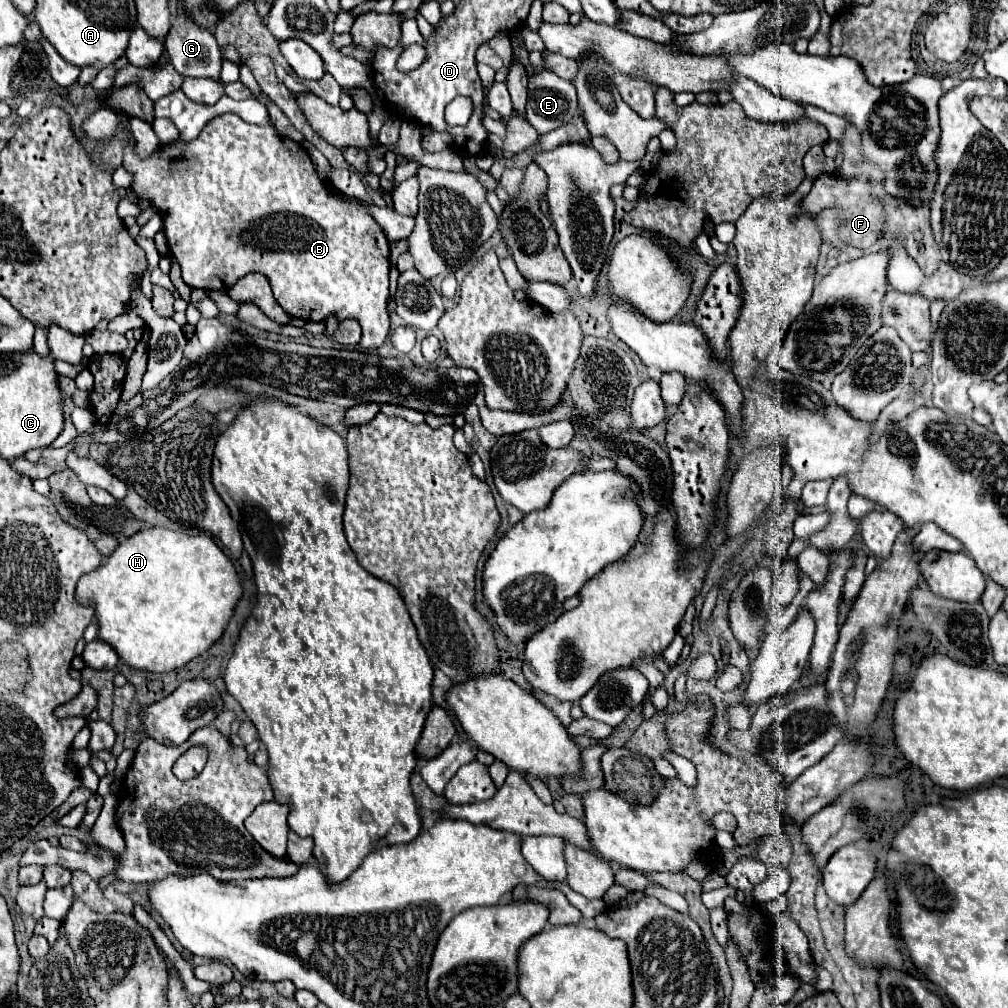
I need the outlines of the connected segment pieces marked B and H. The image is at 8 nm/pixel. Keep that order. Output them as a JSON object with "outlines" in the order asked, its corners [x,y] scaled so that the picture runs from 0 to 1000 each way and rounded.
{"outlines":[[[[220,113],[220,115],[214,115],[212,119],[208,119],[192,141],[179,141],[179,139],[176,139],[171,141],[171,143],[163,143],[162,148],[158,147],[145,159],[139,159],[137,155],[133,155],[134,143],[131,138],[125,144],[123,163],[121,165],[127,171],[131,171],[133,188],[141,194],[141,198],[147,198],[161,212],[163,228],[165,228],[165,234],[167,234],[167,244],[169,244],[169,252],[177,258],[177,262],[181,266],[181,278],[188,286],[226,288],[240,274],[248,272],[248,270],[258,270],[258,272],[262,272],[268,278],[268,284],[270,284],[274,300],[288,313],[294,313],[294,315],[300,315],[300,317],[306,317],[306,319],[321,319],[325,313],[333,313],[337,319],[349,315],[359,325],[359,341],[363,341],[363,345],[379,343],[379,339],[385,335],[385,327],[387,327],[387,315],[385,315],[385,308],[383,308],[385,270],[387,270],[385,236],[377,228],[375,220],[365,212],[365,208],[361,206],[359,200],[345,200],[345,198],[339,198],[337,192],[331,192],[331,194],[327,192],[327,188],[323,187],[323,181],[315,175],[315,171],[313,171],[313,167],[312,167],[312,163],[308,159],[308,153],[296,141],[278,135],[278,131],[272,127],[272,123],[268,119],[256,125],[256,123],[242,121],[234,113]]],[[[147,524],[125,534],[105,560],[85,569],[77,577],[75,593],[79,597],[95,597],[99,619],[97,633],[109,637],[117,651],[129,661],[147,667],[171,667],[202,649],[216,637],[232,611],[232,603],[240,591],[240,579],[232,558],[206,530],[183,530],[167,524]]]]}

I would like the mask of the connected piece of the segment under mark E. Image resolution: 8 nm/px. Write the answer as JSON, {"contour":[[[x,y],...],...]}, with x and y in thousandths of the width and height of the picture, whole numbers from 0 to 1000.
{"contour":[[[538,69],[524,77],[522,119],[542,133],[562,121],[573,111],[571,87],[567,81],[558,79],[548,69]]]}

